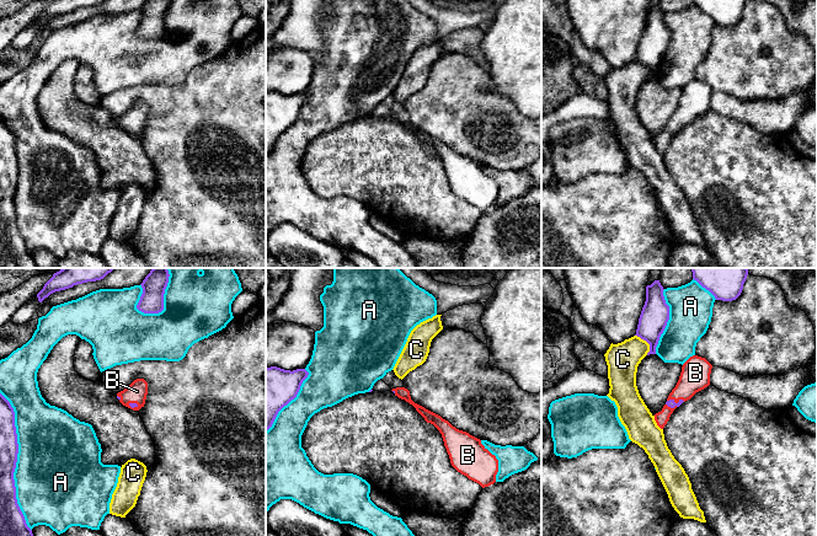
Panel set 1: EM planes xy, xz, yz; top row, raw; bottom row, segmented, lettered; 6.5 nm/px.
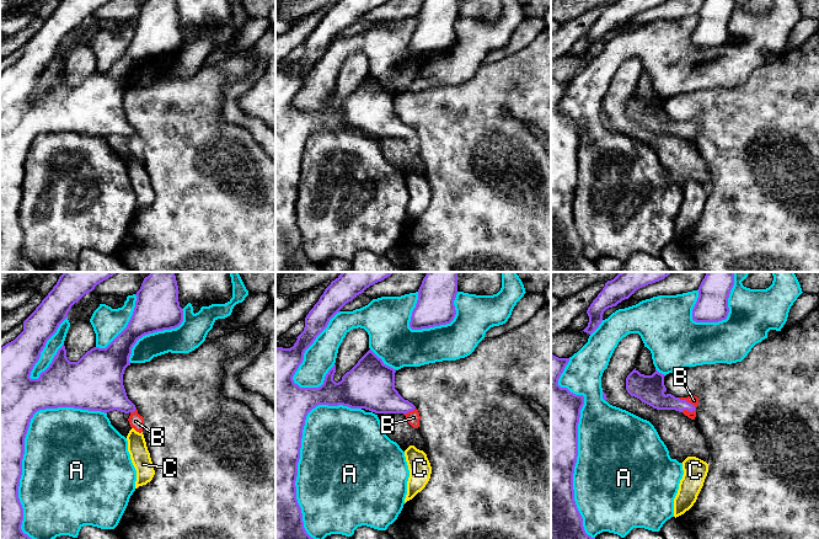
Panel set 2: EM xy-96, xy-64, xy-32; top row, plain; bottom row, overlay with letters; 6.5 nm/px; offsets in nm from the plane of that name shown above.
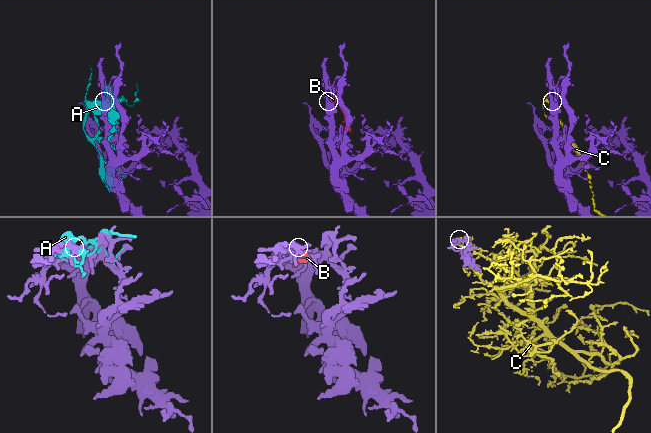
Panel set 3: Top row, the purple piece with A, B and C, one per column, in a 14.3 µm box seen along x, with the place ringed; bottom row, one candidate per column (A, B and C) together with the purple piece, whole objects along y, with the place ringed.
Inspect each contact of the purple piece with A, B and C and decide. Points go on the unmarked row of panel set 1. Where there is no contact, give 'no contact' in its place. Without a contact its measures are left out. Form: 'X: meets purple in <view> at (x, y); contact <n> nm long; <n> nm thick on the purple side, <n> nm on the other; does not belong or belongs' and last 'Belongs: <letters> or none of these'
A: meets purple in xy at (16, 186); contact 950 nm long; 130 nm thick on the purple side, 500 nm on the other; does not belong
B: meets purple in yz at (674, 130); contact 130 nm long; 50 nm thick on the purple side, 190 nm on the other; belongs
C: meets purple in yz at (647, 66); contact 160 nm long; 190 nm thick on the purple side, 220 nm on the other; does not belong
Belongs: B

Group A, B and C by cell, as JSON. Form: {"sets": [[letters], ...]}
{"sets": [["A"], ["B"], ["C"]]}

